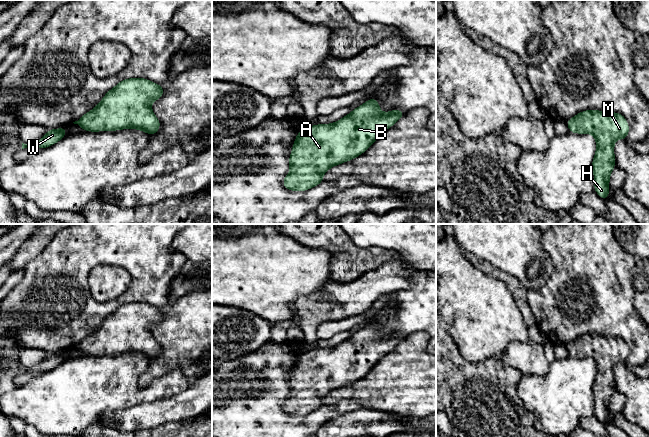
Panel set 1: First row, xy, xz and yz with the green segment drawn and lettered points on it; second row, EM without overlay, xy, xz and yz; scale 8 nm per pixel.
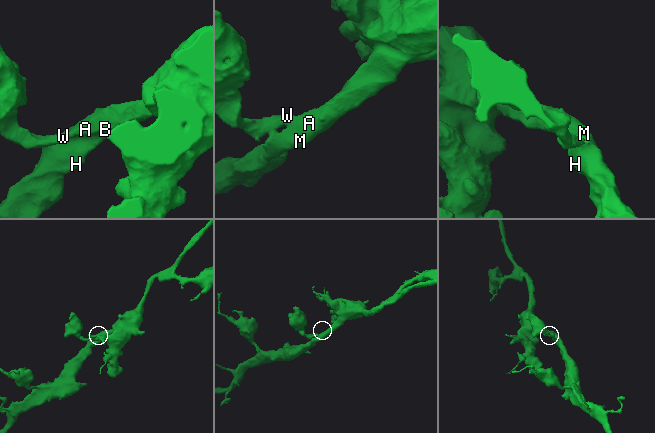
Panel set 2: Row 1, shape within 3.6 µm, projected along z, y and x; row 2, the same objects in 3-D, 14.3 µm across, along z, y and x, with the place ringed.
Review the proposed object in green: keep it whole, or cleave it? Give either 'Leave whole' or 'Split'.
Leave whole

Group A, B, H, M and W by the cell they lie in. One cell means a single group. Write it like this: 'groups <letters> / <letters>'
groups A B H M W

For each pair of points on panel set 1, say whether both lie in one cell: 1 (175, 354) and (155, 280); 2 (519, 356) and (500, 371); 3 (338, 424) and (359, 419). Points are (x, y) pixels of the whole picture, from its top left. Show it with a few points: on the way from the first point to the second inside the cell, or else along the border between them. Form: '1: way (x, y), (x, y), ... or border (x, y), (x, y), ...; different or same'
1: border (170, 303), (163, 310); different
2: border (500, 358), (522, 374); different
3: way (343, 424), (354, 424); same

